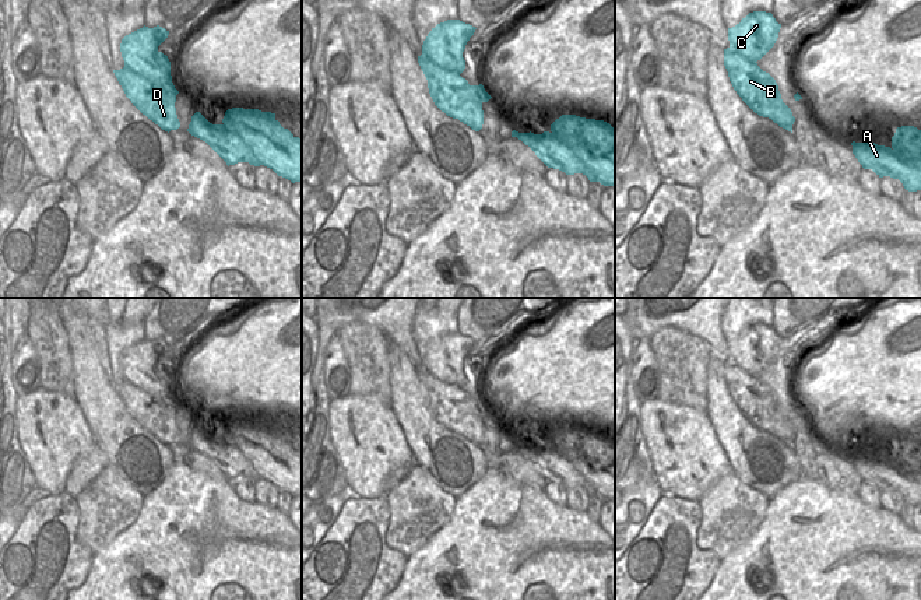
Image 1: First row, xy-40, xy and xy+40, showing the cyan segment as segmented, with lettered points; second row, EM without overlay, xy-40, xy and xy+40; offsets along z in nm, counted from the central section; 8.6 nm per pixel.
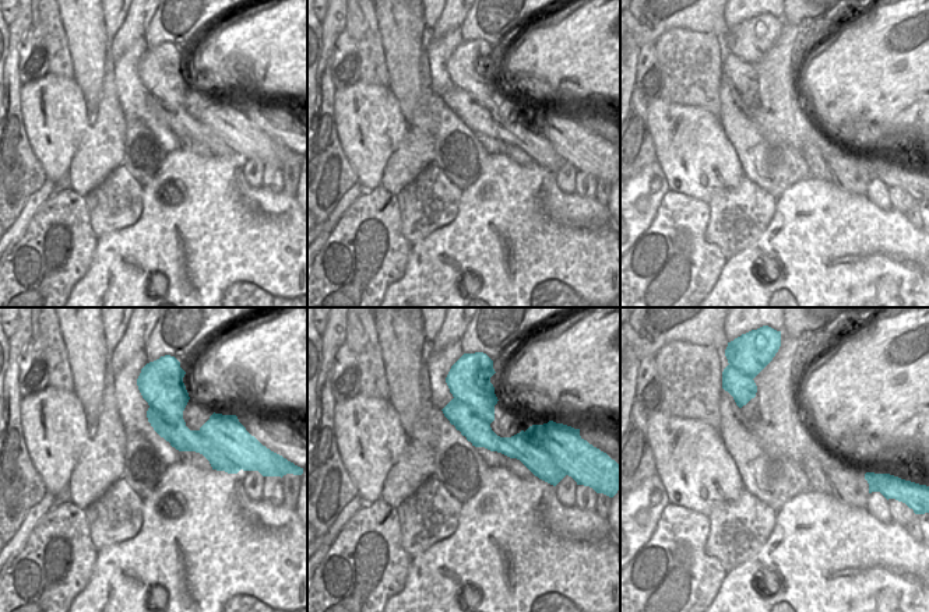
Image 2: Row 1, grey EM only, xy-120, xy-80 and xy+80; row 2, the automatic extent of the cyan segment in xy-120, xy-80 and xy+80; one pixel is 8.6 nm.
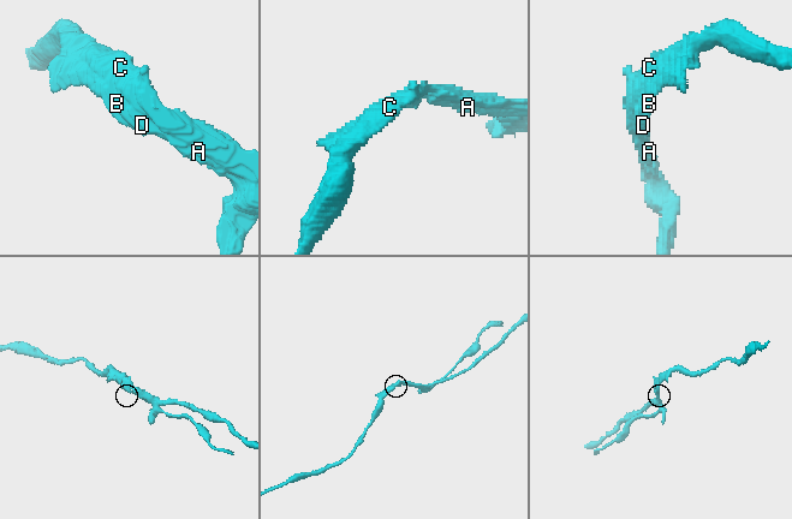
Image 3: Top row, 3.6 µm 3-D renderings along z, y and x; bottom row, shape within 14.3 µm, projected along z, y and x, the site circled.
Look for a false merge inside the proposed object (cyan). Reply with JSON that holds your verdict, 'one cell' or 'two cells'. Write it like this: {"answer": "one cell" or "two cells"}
{"answer": "two cells"}

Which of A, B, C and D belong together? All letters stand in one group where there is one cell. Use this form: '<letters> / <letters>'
A B D / C

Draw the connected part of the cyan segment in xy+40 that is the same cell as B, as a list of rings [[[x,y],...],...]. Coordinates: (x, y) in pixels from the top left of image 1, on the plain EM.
[[[732,361],[724,362],[724,379],[734,403],[755,427],[792,446],[795,431],[783,415],[778,399],[769,386]]]

